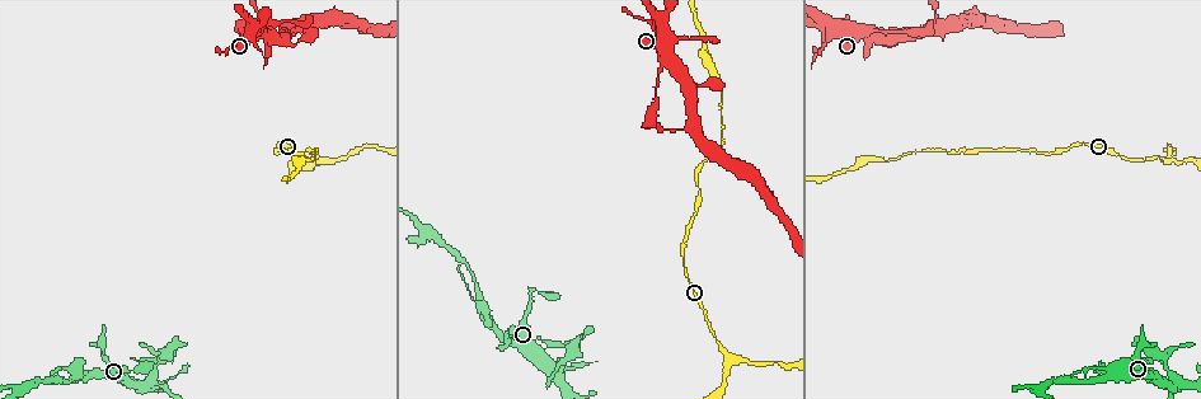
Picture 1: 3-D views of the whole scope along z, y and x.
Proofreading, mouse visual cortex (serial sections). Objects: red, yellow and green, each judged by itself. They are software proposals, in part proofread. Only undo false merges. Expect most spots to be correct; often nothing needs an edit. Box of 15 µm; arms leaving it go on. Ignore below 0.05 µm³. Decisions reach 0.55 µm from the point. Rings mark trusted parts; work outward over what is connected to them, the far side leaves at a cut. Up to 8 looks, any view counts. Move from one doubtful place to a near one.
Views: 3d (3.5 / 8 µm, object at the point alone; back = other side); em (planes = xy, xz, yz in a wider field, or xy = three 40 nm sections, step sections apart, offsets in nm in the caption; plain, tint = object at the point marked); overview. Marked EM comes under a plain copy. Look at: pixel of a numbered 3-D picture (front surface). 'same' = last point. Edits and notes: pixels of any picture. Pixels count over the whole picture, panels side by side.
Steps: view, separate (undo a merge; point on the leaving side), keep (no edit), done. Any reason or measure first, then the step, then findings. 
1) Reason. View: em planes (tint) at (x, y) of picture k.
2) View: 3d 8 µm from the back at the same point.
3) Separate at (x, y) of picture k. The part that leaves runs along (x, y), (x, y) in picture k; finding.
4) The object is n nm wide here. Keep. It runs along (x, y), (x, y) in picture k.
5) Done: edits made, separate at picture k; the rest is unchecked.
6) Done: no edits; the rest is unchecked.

Looks like a crossing. View: 3d 3.5 µm at (551, 367) of picture 1.

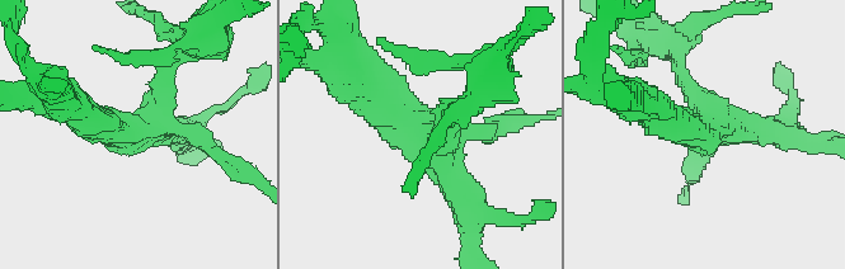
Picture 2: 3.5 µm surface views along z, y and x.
4 arms meet here; the arms are 150, 200, 300, 450 nm wide; now the EM. View: em planes (tint) at (151, 120) of picture 2.

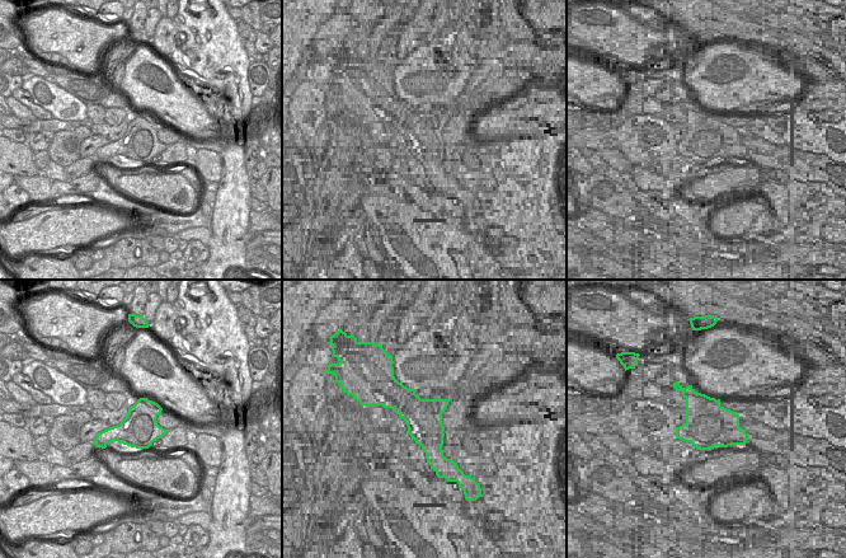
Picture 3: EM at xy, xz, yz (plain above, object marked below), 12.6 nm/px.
View: em xy step 5 (tint) at the same point.

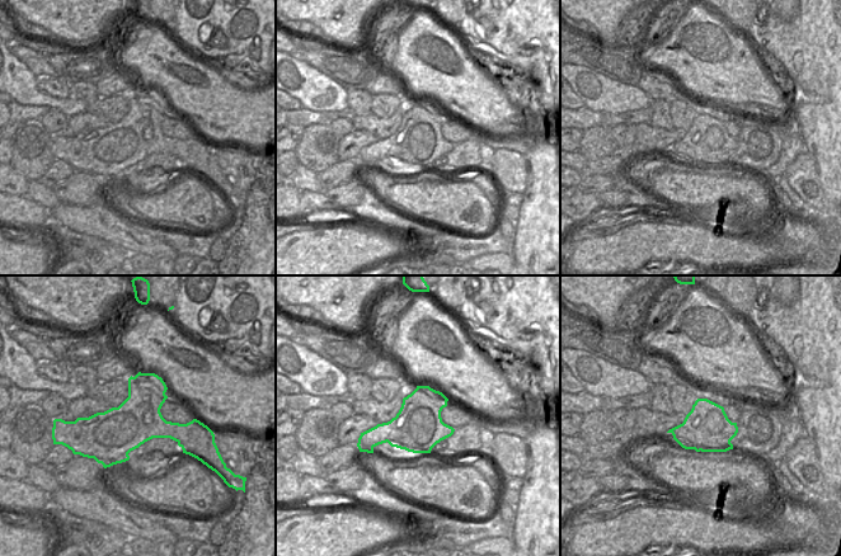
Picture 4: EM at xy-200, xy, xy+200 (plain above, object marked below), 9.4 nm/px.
Keep. It runs along (84, 114), (142, 131), (178, 52) in picture 2; one cell here.

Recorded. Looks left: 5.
Three-way junction. View: 3d 8 µm at (21, 390) of picture 1.

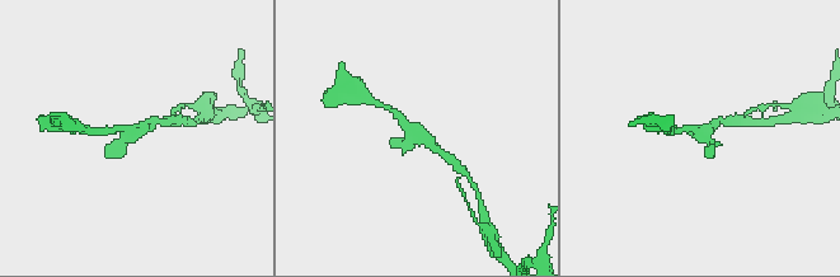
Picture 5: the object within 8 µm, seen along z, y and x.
View: 3d 3.5 µm at (417, 136) of picture 5.

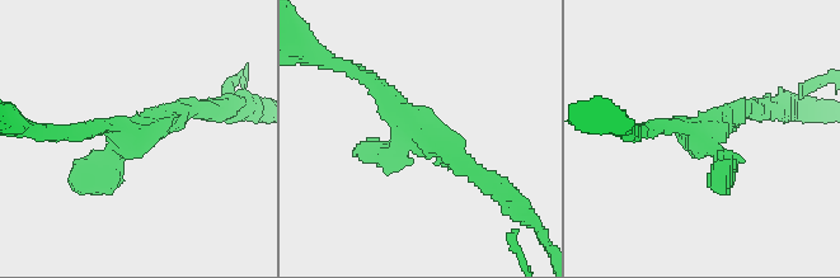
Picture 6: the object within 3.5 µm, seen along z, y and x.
3 arms meet here; the arms are 200, 250, 300 nm wide. View: em xy step 3 (tint) at (135, 133) of picture 6.

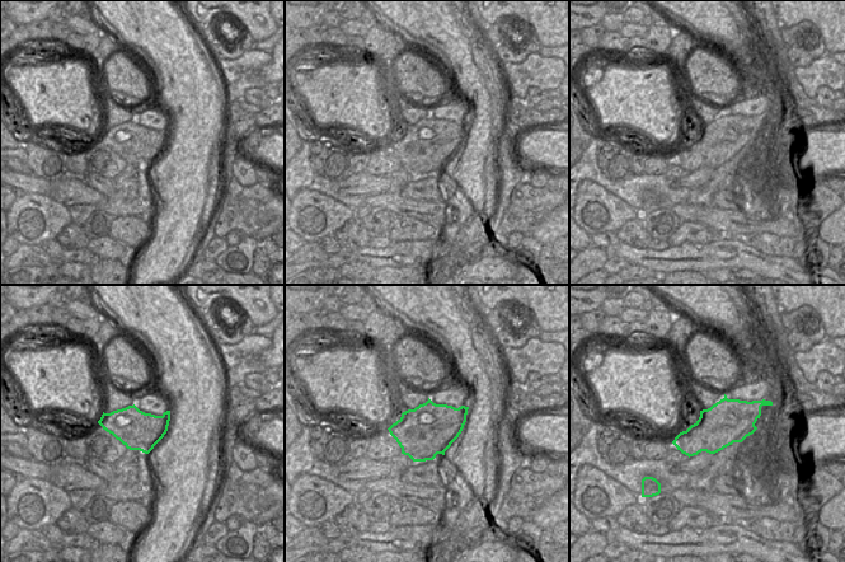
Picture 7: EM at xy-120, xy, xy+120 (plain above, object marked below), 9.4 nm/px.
Keep. It runs along (202, 107), (136, 131), (81, 178) in picture 6; continuous, no second cell.

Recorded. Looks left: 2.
Abrupt turn. View: 3d 3.5 µm from the back at (1095, 371) of picture 1.

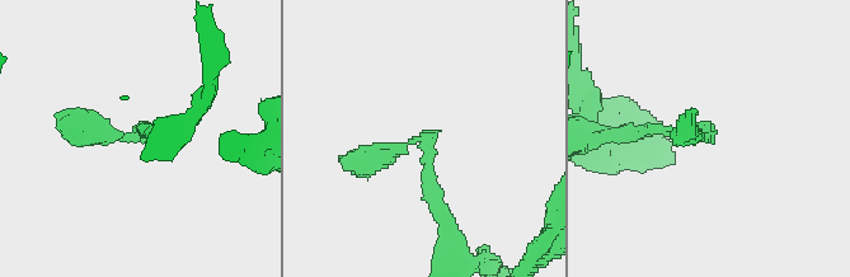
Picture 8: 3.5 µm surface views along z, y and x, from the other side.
Keep. It runs along (441, 209), (421, 140), (339, 156) in picture 8; continuous, no second cell.

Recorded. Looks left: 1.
Done: no edits; the rest is unchecked.

